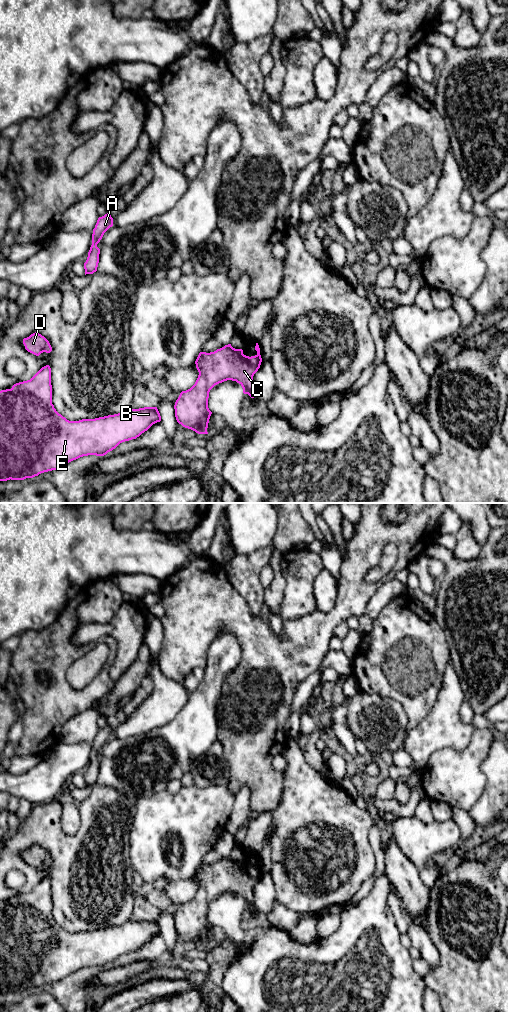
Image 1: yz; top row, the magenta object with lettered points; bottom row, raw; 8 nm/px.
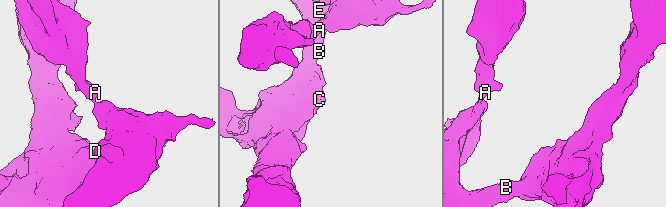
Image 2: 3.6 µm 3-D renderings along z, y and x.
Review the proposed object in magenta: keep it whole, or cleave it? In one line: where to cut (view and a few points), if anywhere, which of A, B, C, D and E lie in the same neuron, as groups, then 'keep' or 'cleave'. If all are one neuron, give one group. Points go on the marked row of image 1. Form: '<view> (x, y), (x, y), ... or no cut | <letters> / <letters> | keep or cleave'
no cut | A B C D E | keep

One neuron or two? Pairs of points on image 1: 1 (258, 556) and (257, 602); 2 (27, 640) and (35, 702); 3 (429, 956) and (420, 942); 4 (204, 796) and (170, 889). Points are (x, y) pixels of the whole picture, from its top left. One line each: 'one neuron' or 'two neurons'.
1: one neuron
2: one neuron
3: one neuron
4: two neurons

